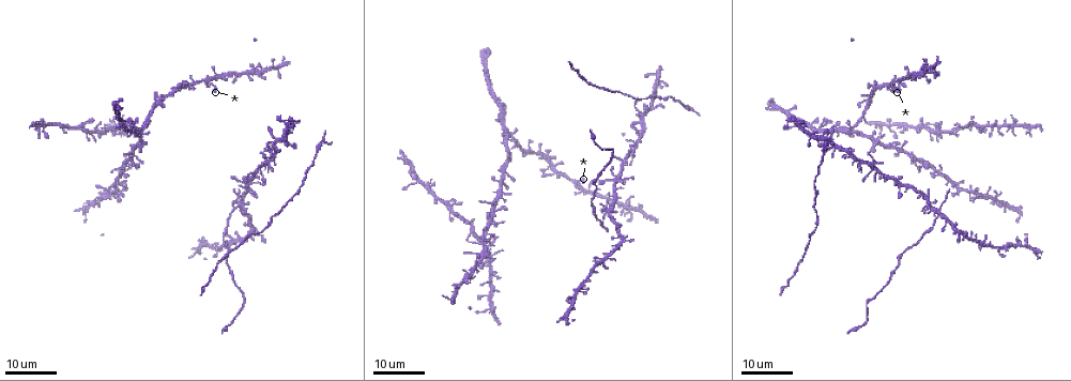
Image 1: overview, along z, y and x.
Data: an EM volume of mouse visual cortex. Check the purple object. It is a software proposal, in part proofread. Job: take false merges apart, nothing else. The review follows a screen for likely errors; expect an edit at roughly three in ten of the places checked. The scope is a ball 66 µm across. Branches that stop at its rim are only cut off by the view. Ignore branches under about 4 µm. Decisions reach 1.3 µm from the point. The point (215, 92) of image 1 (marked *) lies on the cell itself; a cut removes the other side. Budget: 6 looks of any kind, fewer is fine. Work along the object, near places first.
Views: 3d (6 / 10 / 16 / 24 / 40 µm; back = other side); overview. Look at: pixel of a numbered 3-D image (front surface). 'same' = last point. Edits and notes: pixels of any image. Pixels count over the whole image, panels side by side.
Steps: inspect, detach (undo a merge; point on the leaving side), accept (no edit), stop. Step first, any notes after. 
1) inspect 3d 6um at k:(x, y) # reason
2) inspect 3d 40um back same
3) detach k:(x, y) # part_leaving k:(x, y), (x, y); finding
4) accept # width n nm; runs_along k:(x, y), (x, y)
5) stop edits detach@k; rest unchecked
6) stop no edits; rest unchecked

inspect 3d 16um at 1:(589, 190)

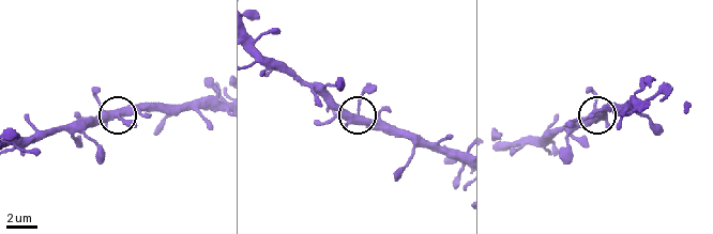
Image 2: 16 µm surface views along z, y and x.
inspect 3d 6um at 2:(355, 115)

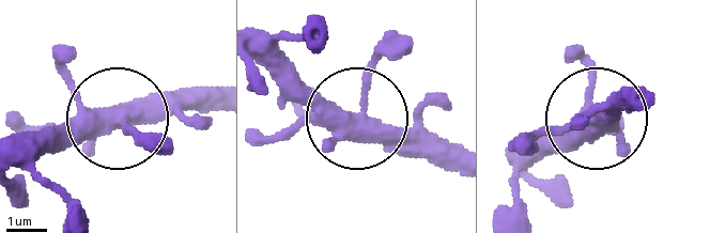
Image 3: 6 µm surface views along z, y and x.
accept # width 380 nm; runs_along 3:(78, 218), (41, 176), (41, 156), (119, 115), (159, 143); all the same cell

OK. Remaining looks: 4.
inspect 3d 16um at 1:(854, 131) # four or more arms meet

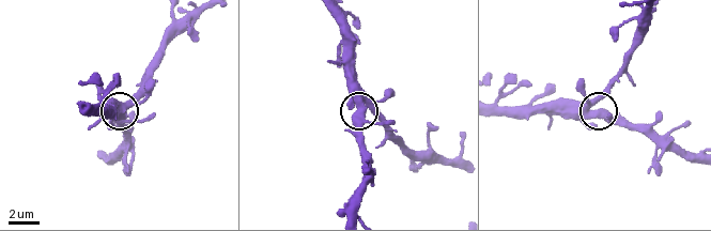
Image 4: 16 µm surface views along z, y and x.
inspect 3d 6um at 4:(594, 111) # closer look

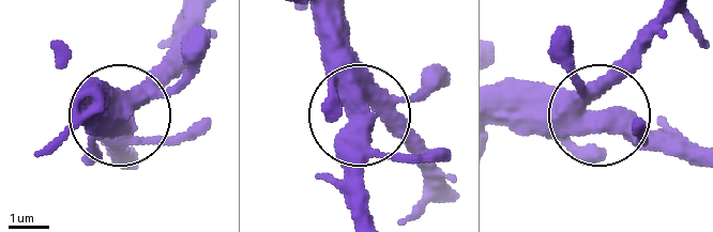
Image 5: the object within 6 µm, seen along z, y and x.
accept # side_arm 20 um; runs_along 5:(664, 18), (592, 110), (497, 99); one cell here

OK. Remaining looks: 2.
stop no edits; rest unchecked

